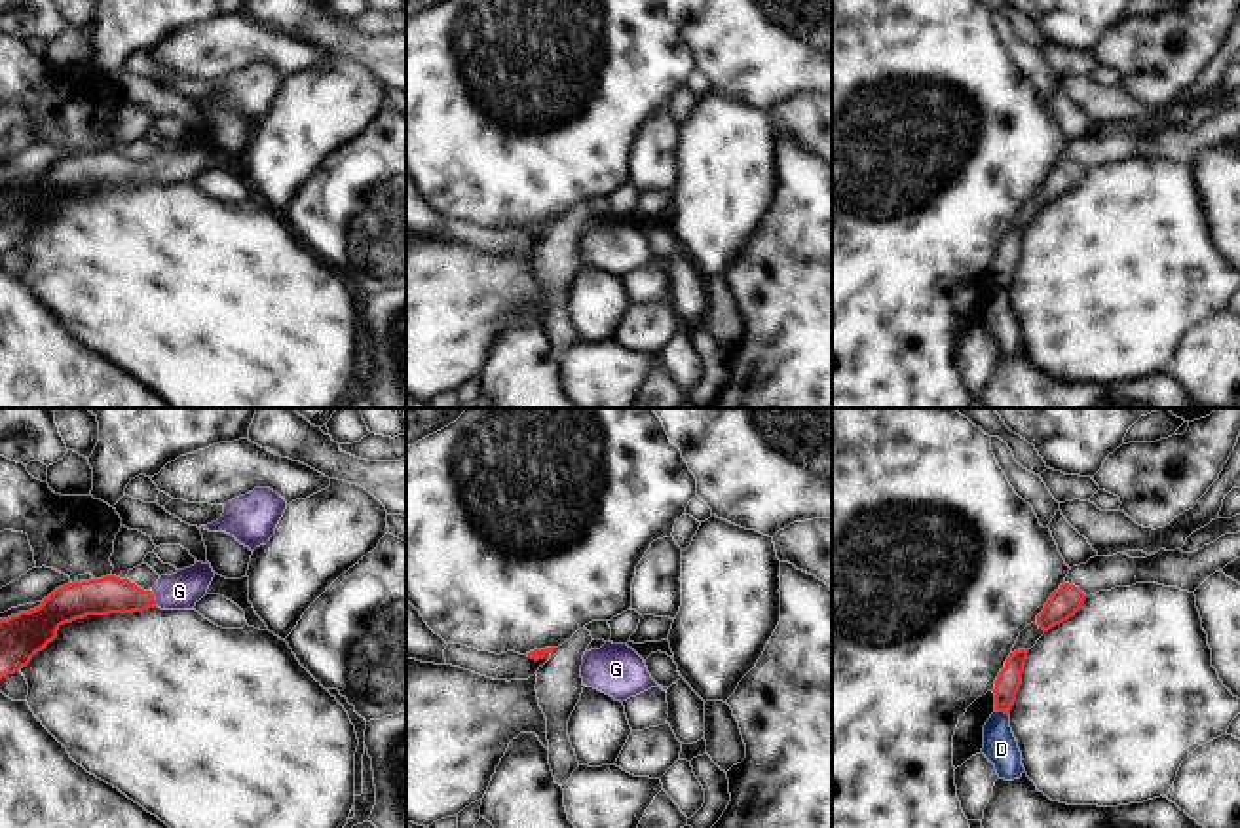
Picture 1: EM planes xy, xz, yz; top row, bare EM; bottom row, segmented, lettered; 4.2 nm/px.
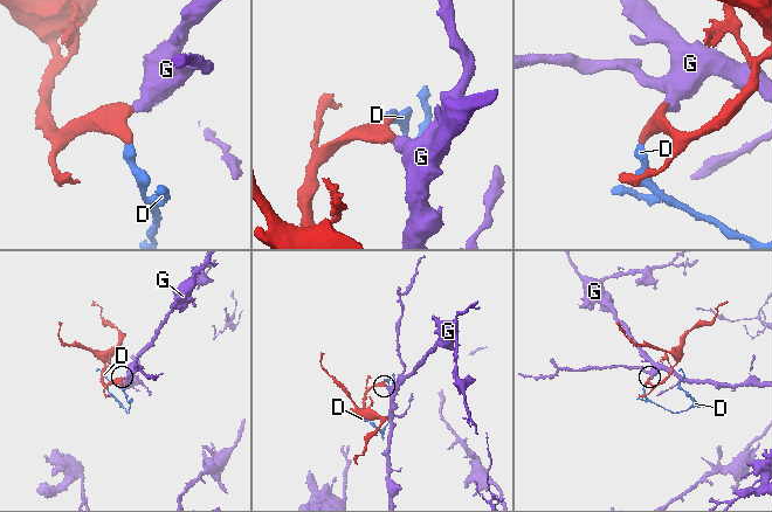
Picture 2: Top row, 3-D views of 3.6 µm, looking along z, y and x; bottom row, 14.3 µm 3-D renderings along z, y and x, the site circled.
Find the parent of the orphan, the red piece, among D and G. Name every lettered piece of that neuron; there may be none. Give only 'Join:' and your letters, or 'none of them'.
Join: G

